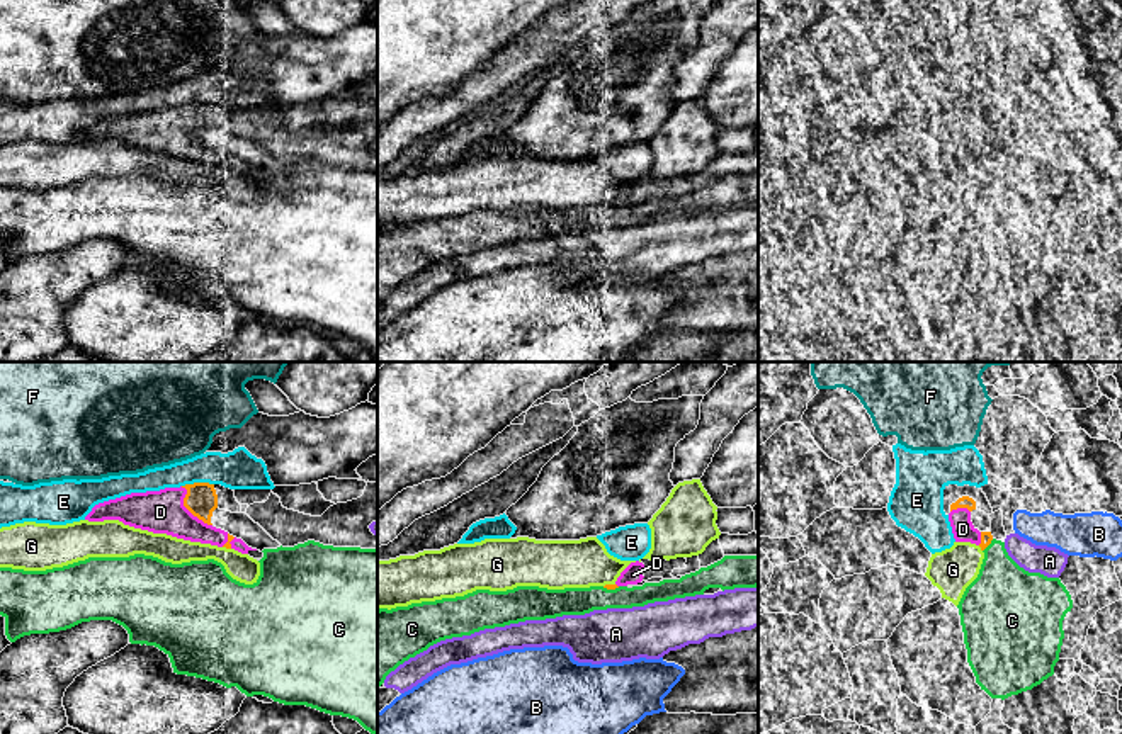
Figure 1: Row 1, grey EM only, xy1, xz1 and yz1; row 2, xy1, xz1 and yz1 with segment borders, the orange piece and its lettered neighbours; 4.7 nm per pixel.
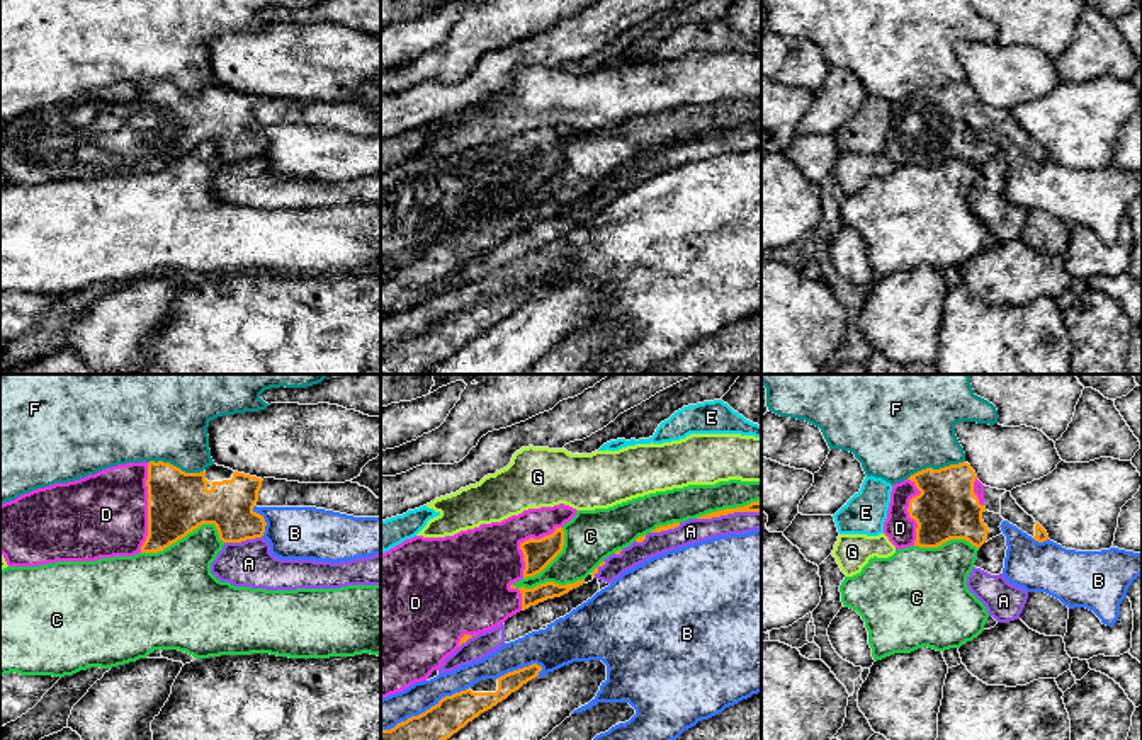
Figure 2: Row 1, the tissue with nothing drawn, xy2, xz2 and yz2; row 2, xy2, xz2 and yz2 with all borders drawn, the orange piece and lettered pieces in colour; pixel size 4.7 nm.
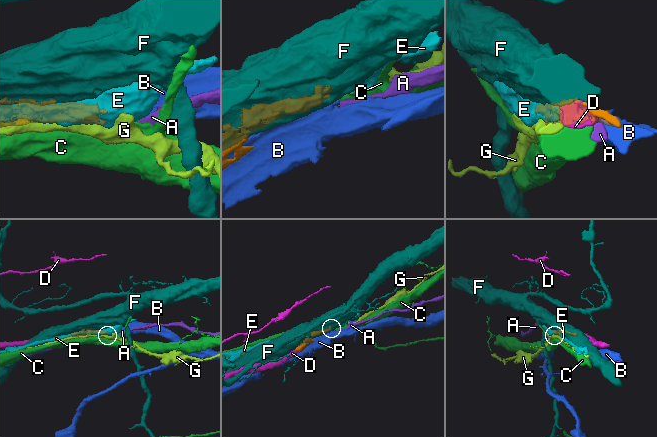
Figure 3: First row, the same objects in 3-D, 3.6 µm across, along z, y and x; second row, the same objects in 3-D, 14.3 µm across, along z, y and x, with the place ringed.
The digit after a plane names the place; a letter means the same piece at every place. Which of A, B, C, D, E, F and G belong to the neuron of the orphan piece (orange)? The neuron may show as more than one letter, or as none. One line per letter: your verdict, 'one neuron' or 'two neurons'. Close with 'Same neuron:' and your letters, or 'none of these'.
A: two neurons
B: two neurons
C: two neurons
D: one neuron
E: two neurons
F: two neurons
G: two neurons
Same neuron: D

